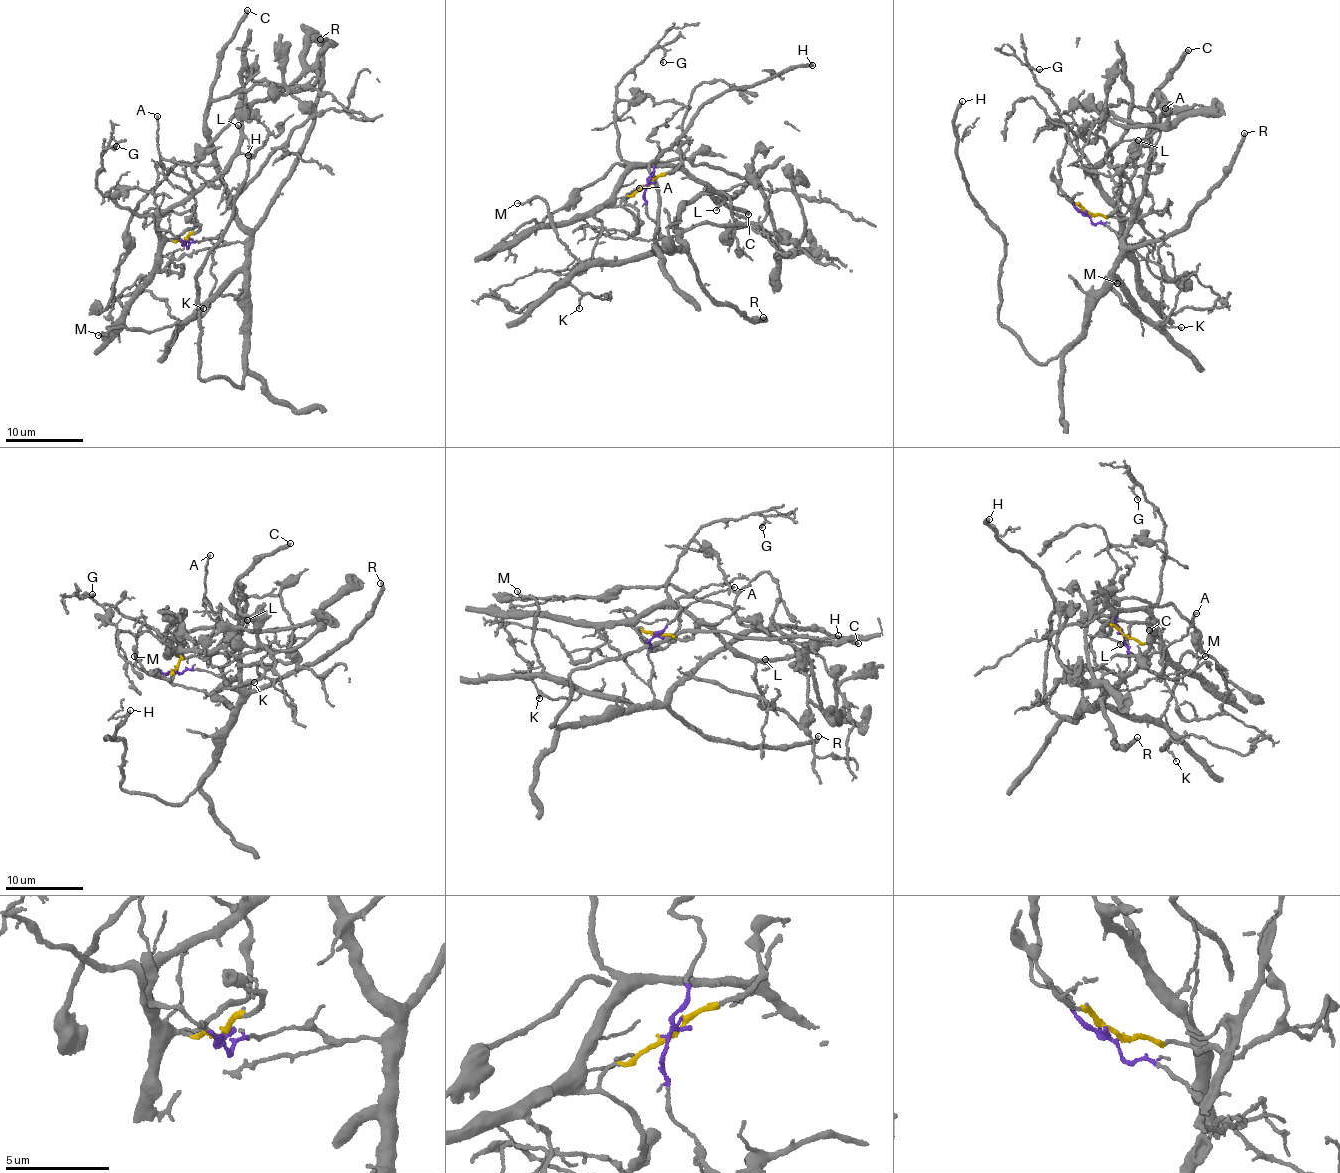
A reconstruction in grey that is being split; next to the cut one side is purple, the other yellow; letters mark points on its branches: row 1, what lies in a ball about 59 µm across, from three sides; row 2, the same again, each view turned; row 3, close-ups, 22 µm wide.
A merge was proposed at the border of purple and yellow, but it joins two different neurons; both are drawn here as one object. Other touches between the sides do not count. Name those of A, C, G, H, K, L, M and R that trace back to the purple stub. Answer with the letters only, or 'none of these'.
C, H, K, M, R

